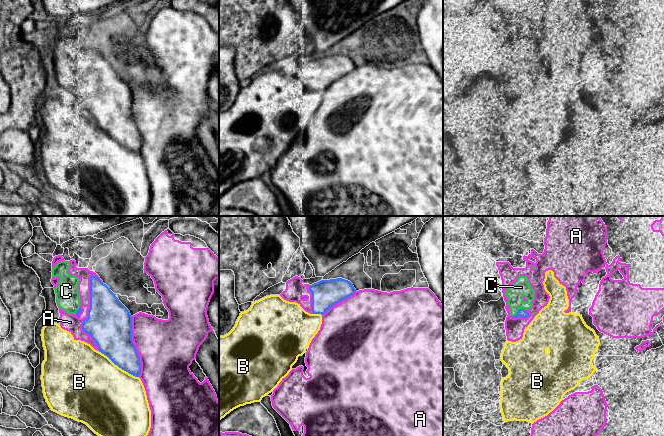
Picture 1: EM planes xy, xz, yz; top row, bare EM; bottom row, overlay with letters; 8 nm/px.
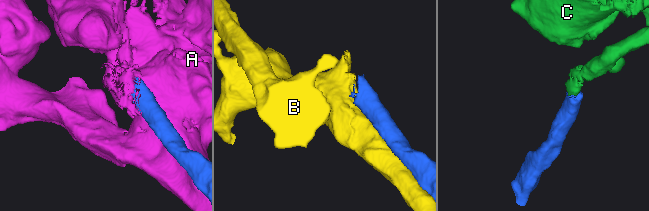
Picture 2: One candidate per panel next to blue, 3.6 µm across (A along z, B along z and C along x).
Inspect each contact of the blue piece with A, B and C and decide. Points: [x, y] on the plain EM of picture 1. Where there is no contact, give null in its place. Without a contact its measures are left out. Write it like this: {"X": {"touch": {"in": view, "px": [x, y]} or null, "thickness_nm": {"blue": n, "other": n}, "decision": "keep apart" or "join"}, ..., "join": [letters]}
{"A": {"touch": {"in": "xy", "px": [88, 90]}, "thickness_nm": {"blue": 360, "other": 140}, "decision": "keep apart"}, "B": {"touch": {"in": "xy", "px": [119, 143]}, "thickness_nm": {"blue": 300, "other": 500}, "decision": "keep apart"}, "C": {"touch": {"in": "yz", "px": [518, 86]}, "thickness_nm": {"blue": 70, "other": 140}, "decision": "join"}, "join": ["C"]}

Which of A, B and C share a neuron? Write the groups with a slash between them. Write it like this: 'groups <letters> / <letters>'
groups A / B / C

